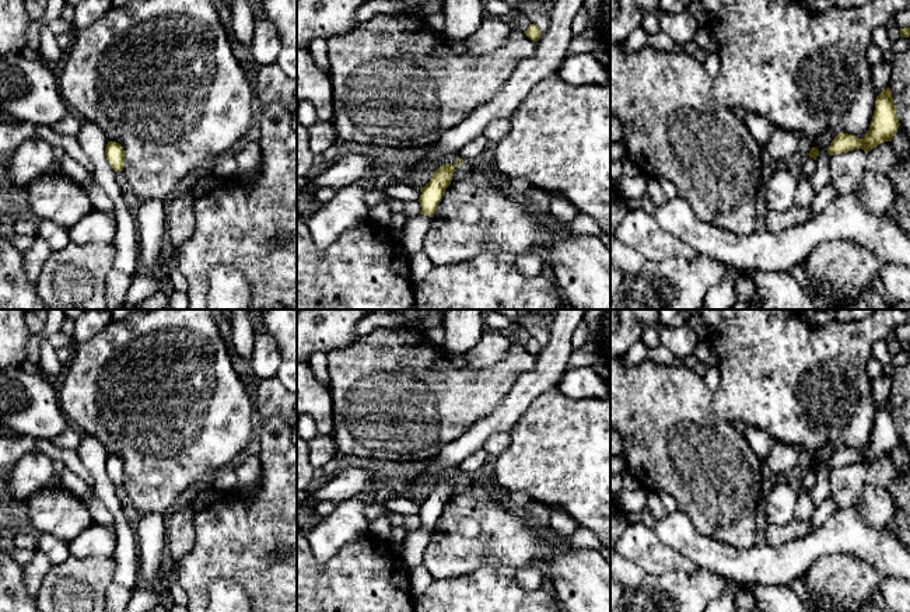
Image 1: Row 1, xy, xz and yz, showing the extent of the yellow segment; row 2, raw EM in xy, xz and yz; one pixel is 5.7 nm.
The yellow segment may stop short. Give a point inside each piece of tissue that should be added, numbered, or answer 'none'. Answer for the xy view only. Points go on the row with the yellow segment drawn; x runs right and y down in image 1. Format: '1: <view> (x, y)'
none

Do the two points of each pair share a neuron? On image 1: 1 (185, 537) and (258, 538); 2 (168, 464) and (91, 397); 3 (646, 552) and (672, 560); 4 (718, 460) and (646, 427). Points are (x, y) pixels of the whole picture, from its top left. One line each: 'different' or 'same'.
1: different
2: same
3: same
4: same

